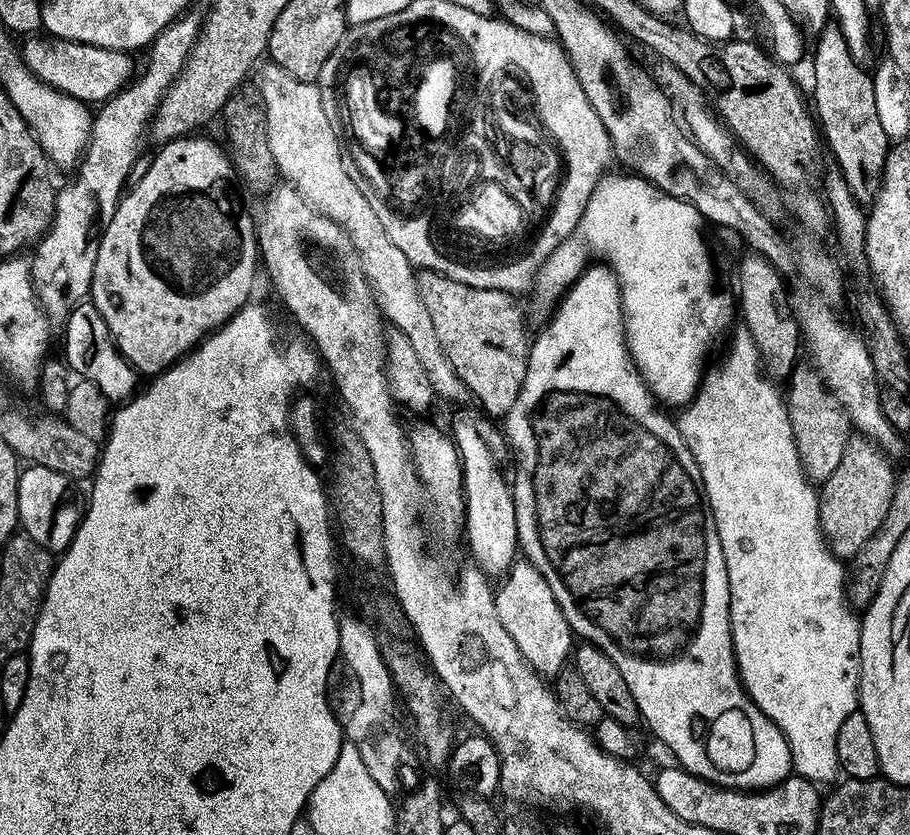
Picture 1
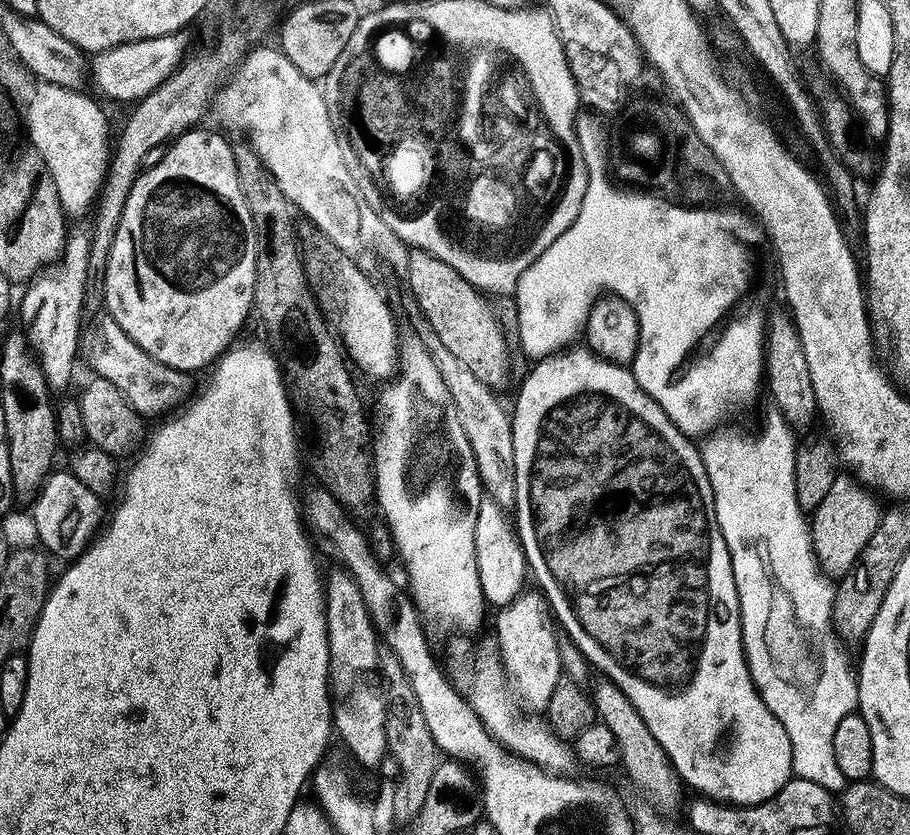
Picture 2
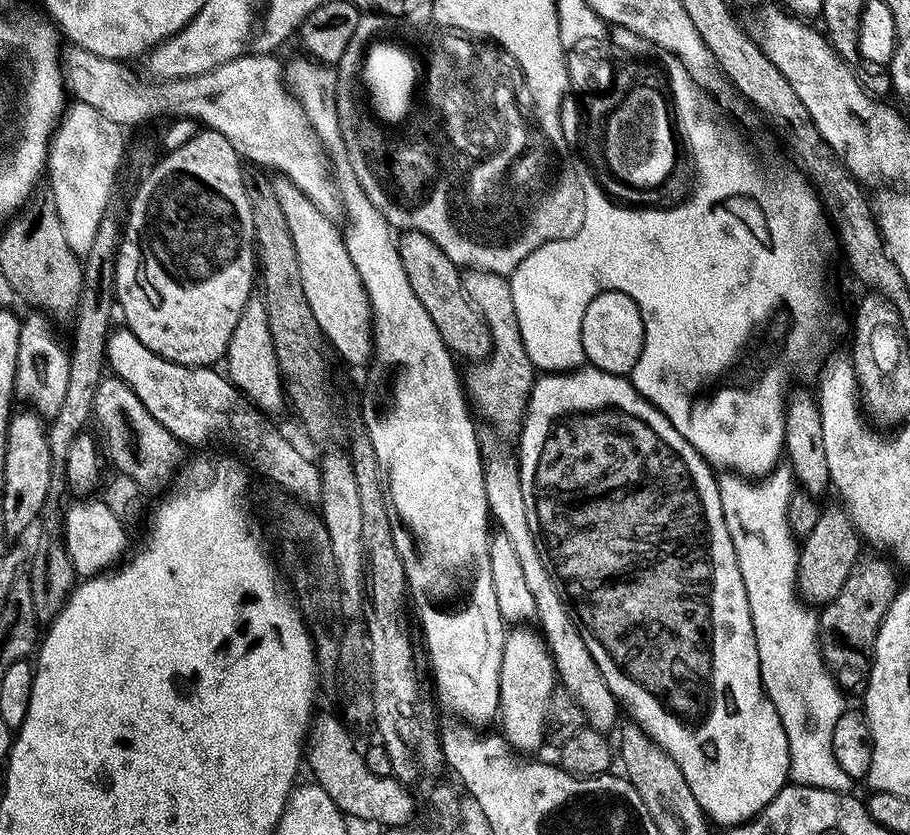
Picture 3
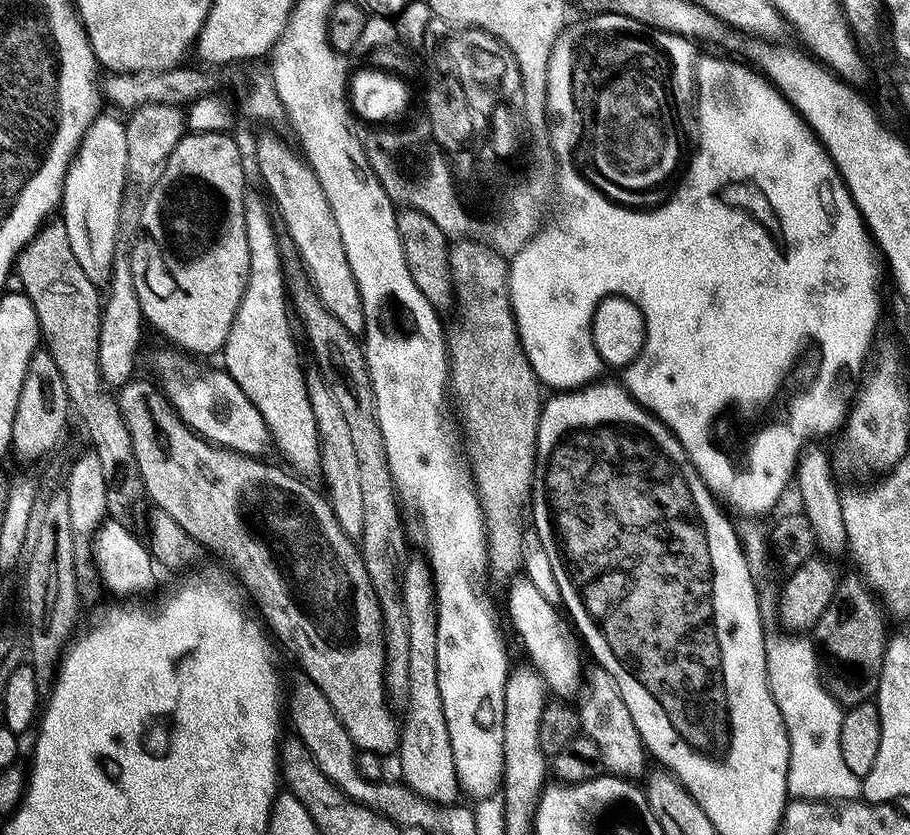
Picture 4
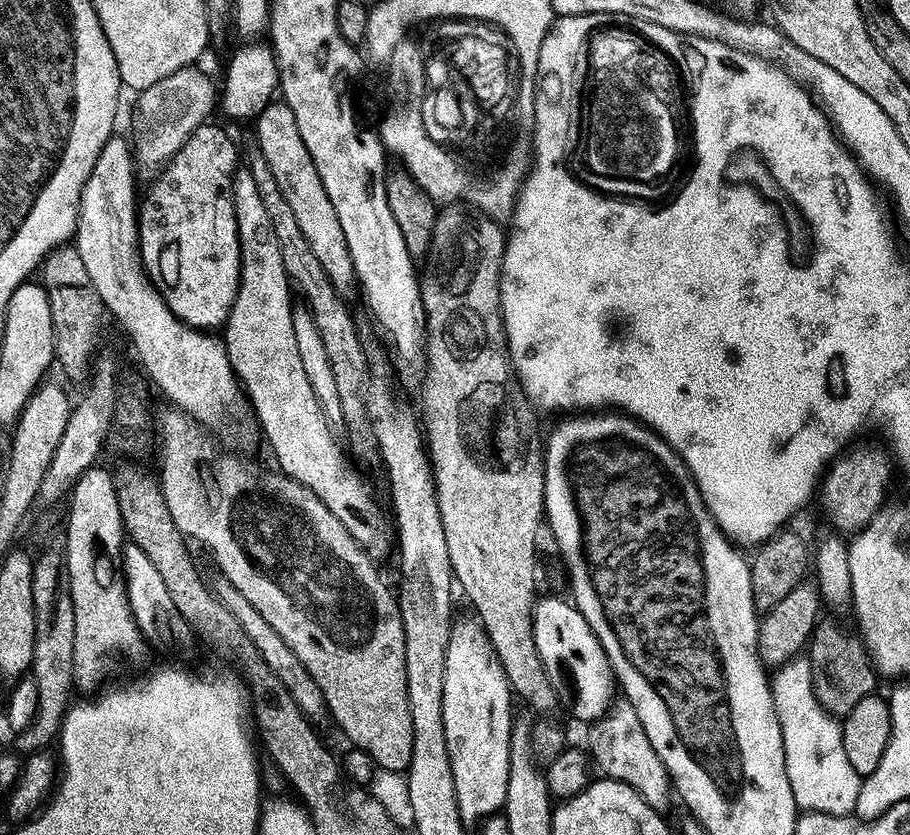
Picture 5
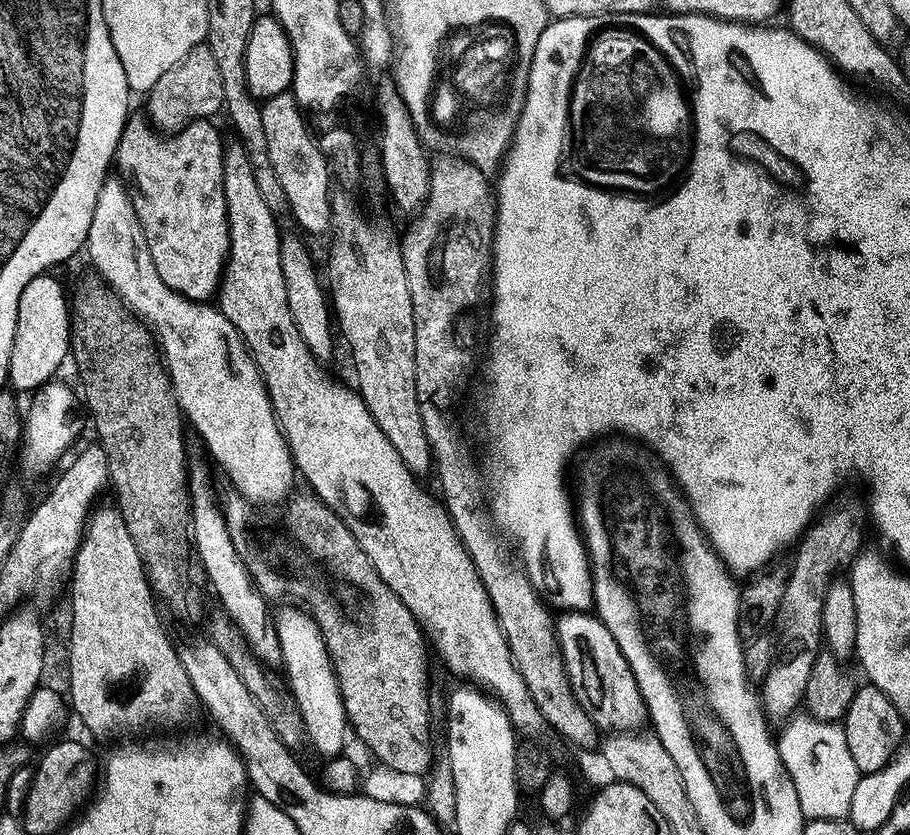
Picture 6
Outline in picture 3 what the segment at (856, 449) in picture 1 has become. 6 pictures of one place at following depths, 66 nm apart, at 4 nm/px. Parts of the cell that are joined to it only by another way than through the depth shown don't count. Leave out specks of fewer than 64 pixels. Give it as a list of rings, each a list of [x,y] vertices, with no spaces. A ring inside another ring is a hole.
[[[843,507],[824,508],[808,536],[803,537],[798,548],[796,563],[796,586],[799,595],[809,605],[823,606],[829,604],[842,590],[850,570],[861,559],[862,538],[856,532],[852,519]],[[805,596],[805,597],[804,597]]]

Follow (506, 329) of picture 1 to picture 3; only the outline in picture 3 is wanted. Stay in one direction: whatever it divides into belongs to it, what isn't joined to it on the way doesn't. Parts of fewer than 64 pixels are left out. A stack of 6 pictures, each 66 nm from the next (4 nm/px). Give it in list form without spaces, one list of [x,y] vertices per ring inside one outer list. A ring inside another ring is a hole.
[[[405,231],[402,236],[398,240],[402,270],[406,270],[406,278],[410,278],[410,290],[414,290],[418,302],[426,306],[426,314],[430,314],[434,326],[438,326],[442,342],[457,357],[465,356],[468,362],[483,361],[492,351],[492,335],[484,315],[468,301],[461,269],[426,234]]]

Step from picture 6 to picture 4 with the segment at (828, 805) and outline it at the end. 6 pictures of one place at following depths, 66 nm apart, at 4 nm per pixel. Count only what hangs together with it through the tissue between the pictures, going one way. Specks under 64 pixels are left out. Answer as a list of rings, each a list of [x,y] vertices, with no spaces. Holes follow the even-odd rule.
[[[800,634],[779,635],[767,637],[766,670],[770,694],[774,694],[774,702],[778,702],[782,722],[788,731],[788,795],[797,800],[855,801],[861,795],[862,780],[846,767],[842,758],[840,723],[844,712],[824,689],[813,641]]]

